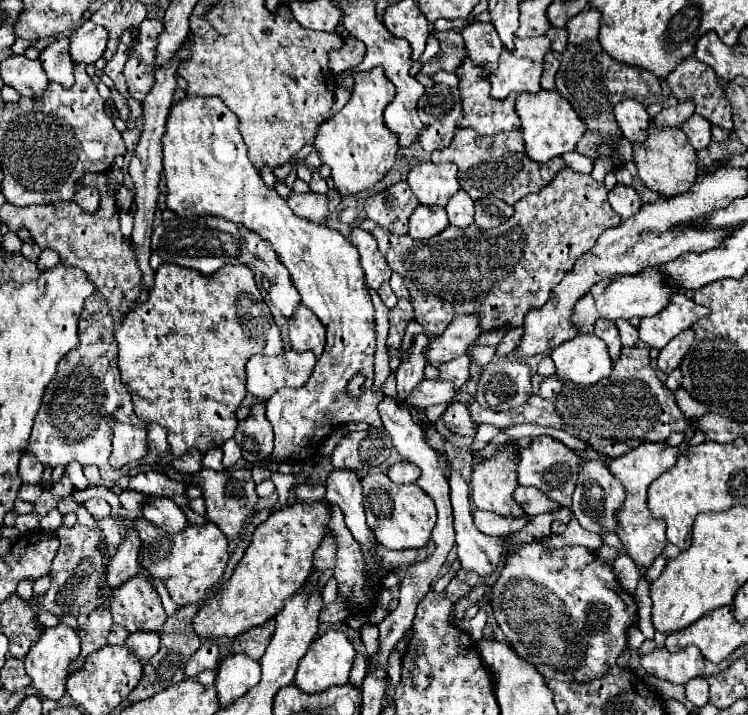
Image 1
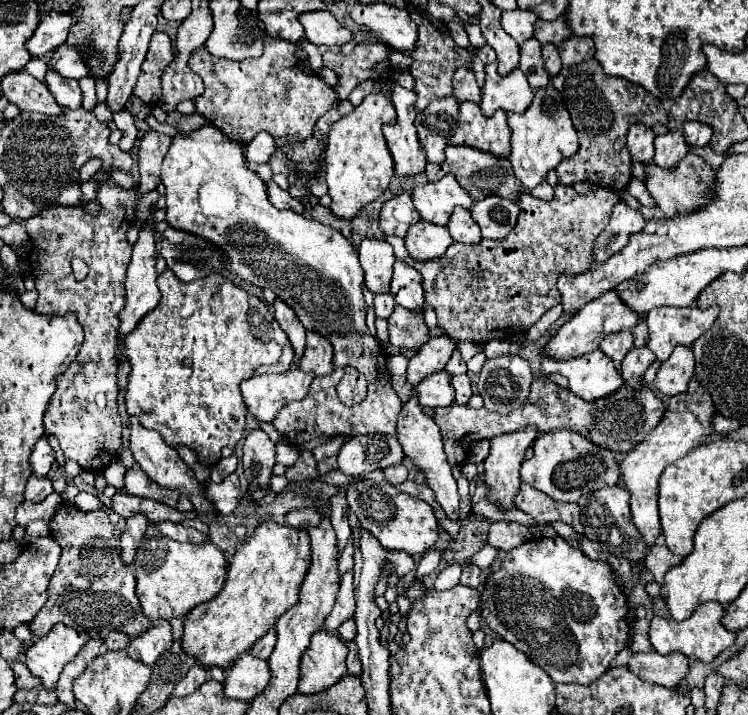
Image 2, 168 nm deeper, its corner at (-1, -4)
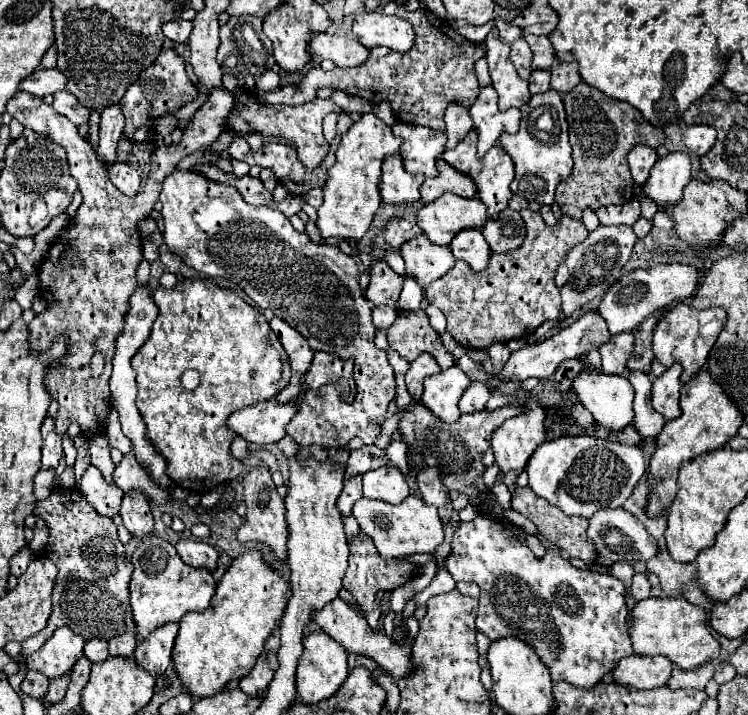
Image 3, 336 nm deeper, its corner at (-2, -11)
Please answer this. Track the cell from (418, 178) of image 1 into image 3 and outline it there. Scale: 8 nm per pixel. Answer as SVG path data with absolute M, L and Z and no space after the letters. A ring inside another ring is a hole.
M453 194L439 196L433 204L417 212L417 224L425 236L439 246L447 246L461 230L481 230L487 222L487 208L477 198L459 198Z

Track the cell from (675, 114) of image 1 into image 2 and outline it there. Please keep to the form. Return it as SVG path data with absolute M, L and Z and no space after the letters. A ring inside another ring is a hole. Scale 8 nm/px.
M668 131L664 135L656 135L654 145L656 145L654 161L660 167L674 167L676 161L680 161L680 157L690 151L682 131Z

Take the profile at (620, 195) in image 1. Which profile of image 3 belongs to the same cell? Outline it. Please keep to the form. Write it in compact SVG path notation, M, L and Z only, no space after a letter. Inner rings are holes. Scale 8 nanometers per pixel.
M599 226L583 242L579 242L575 248L569 250L565 264L569 268L571 278L561 288L561 298L563 298L561 308L565 316L571 316L583 304L601 296L611 284L619 280L621 270L633 252L635 242L637 242L637 236L633 234L631 226Z

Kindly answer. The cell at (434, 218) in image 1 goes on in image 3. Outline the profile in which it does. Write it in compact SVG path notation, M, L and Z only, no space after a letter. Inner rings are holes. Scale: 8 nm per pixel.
M417 236L405 242L401 246L401 256L405 260L405 276L415 278L421 288L445 276L455 264L449 246L437 246L429 242L427 236Z

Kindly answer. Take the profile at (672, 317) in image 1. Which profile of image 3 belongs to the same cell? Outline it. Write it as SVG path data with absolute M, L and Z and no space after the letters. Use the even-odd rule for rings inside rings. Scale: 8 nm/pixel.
M677 304L673 306L667 316L663 316L655 328L653 334L653 352L659 362L663 362L667 368L673 362L679 362L683 366L681 382L689 382L697 372L707 364L709 352L723 330L727 322L725 308L707 308L707 310L693 310L689 304Z

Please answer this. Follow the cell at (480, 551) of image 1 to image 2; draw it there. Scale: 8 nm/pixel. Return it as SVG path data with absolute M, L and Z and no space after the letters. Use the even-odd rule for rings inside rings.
M416 393L410 395L410 399L402 405L402 411L400 411L400 417L398 417L398 433L396 433L402 449L404 449L404 455L410 457L414 461L414 465L426 475L426 483L428 487L434 491L436 495L436 501L442 505L442 509L446 511L446 515L452 519L452 521L458 521L458 513L460 513L460 495L458 495L458 485L456 485L456 479L452 475L452 467L446 459L446 453L444 453L444 445L442 445L442 435L440 435L440 429L438 425L434 423L432 417L426 417L422 407L418 405L418 397Z

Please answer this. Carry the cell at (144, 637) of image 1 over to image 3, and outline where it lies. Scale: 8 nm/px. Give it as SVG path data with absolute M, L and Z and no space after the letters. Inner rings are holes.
M165 624L153 630L145 640L141 640L135 650L137 664L147 672L151 672L153 676L159 676L161 672L165 672L167 666L171 664L171 652L173 652L177 630L179 630L179 624Z

